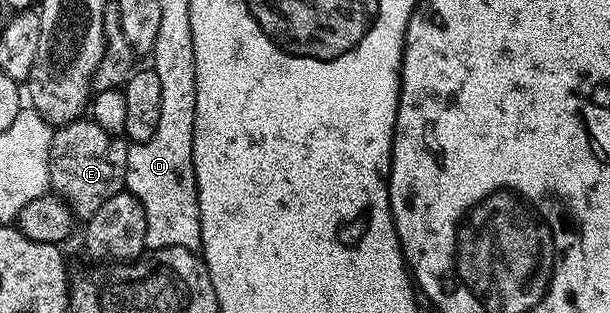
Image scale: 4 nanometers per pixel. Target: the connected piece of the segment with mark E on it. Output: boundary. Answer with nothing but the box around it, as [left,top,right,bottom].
[49,120,128,220]

